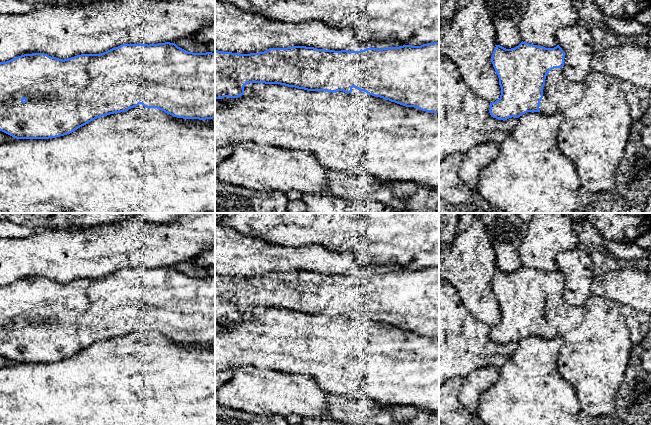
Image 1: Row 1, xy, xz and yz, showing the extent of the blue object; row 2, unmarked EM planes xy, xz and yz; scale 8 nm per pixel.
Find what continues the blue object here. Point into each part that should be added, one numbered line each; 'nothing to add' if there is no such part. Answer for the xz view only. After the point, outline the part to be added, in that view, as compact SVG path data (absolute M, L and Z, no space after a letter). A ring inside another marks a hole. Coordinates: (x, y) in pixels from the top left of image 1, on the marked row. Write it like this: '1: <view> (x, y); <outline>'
1: xz (356, 93); M354 87L352 88L351 93L345 93L343 91L337 91L337 93L341 93L343 95L359 98L362 101L374 101L374 102L376 102L378 104L377 105L378 108L380 108L383 103L395 104L395 102L391 102L389 100L385 100L385 99L380 98L380 97L375 97L375 96L369 95L366 92L360 91L360 90L358 90L358 89L354 88Z

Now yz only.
1: yz (547, 106); M545 86L543 87L543 98L540 101L539 110L541 113L546 114L546 115L550 115L550 114L559 112L557 104L553 100L550 100L545 95Z

